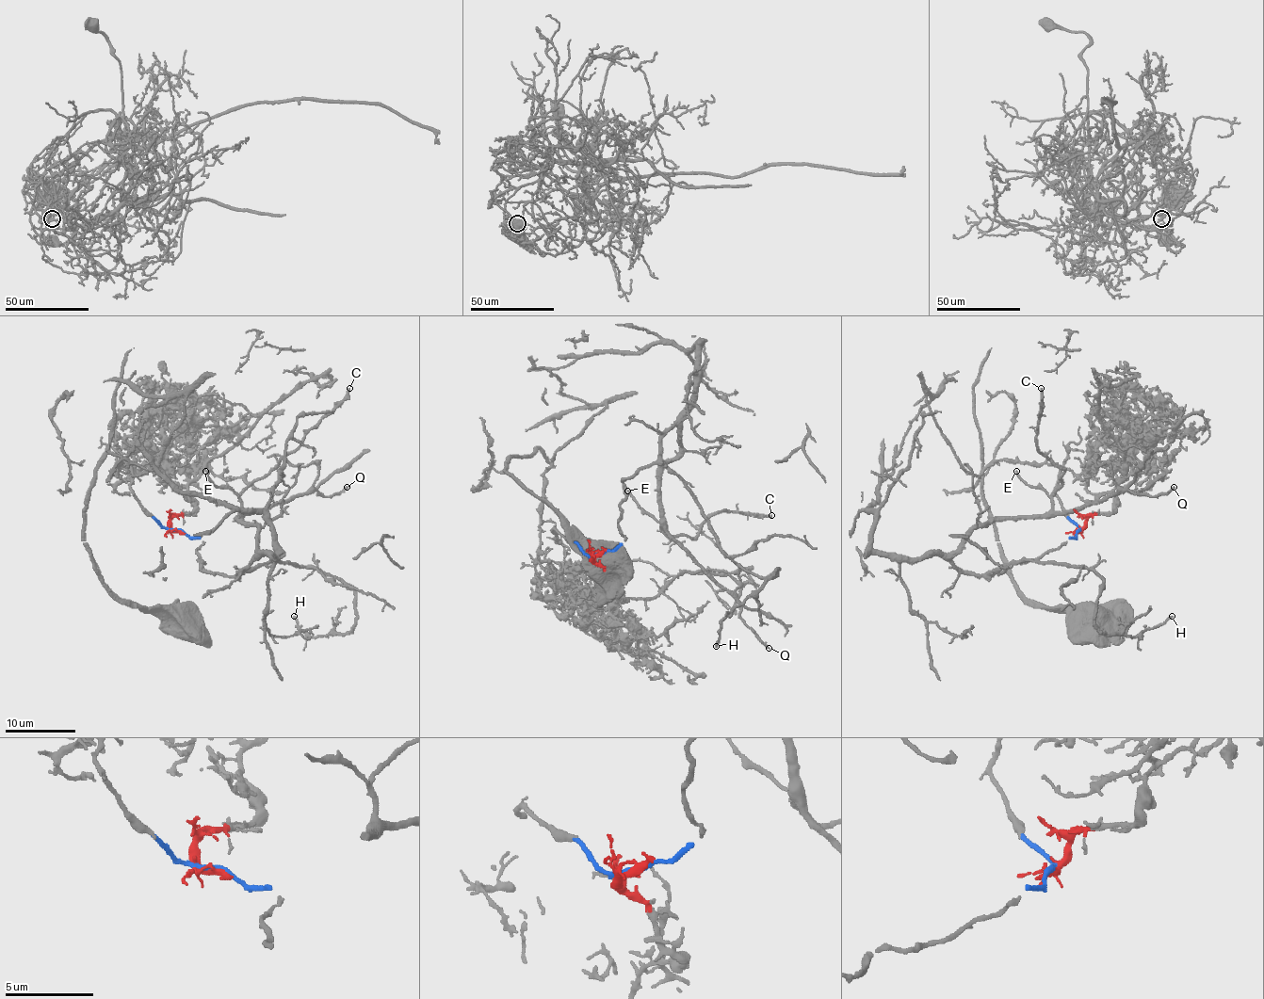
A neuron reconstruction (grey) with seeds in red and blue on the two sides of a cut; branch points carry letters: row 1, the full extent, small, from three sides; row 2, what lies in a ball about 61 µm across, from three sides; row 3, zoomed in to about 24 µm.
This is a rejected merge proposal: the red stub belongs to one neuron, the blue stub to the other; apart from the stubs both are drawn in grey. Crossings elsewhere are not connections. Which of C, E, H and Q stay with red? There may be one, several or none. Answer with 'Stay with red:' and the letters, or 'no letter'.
Stay with red: no letter

